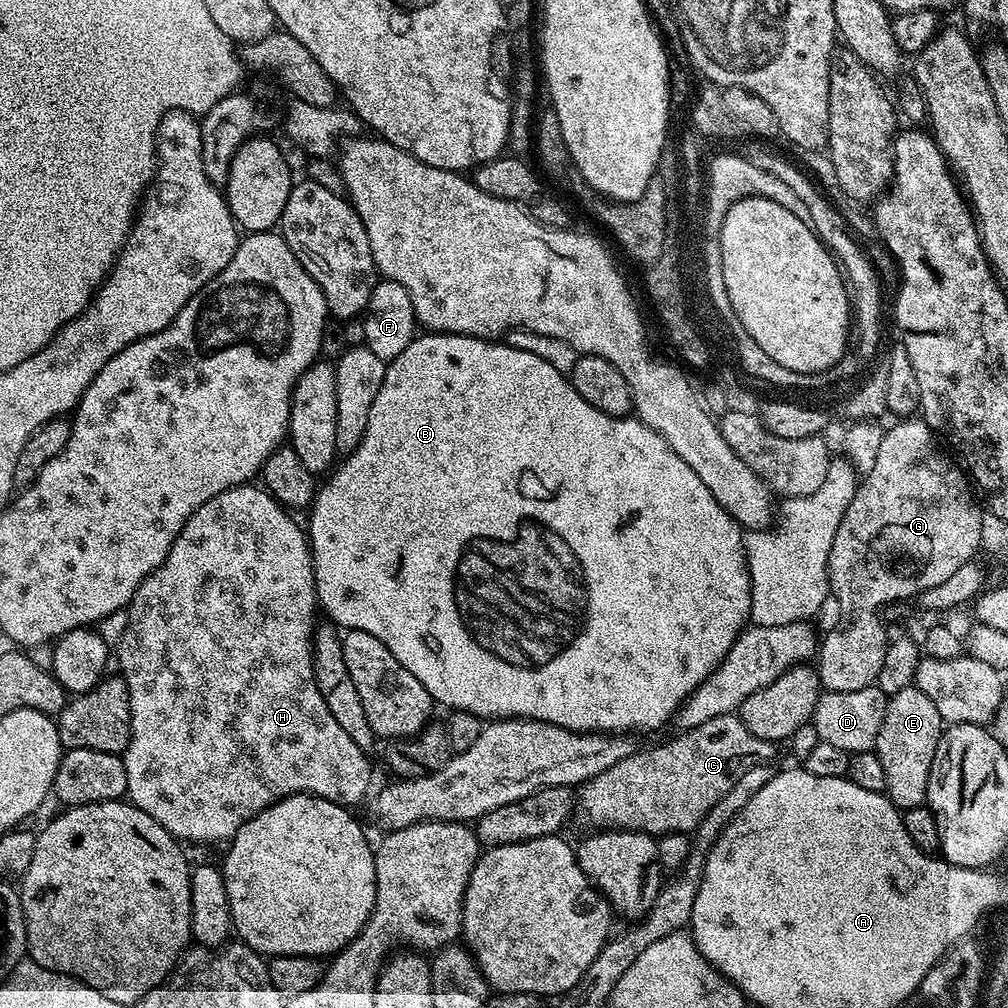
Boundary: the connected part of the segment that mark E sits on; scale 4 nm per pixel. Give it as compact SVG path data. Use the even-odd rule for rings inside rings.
M913 686L898 690L898 694L888 697L886 718L882 722L882 730L878 730L874 751L886 774L884 792L897 808L919 808L927 801L930 766L945 727L937 707L919 688Z

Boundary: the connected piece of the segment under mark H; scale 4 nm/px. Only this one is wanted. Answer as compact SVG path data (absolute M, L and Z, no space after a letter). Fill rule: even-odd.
M255 483L239 484L206 501L188 519L178 538L170 546L162 566L158 566L145 578L134 594L126 611L128 625L118 640L120 645L119 675L123 676L130 694L132 733L128 748L122 753L126 766L127 799L140 808L154 822L158 822L177 841L193 840L196 844L208 844L211 840L231 841L238 829L250 818L277 804L285 796L317 796L335 804L353 806L368 792L372 784L372 768L368 765L369 753L350 742L350 734L338 726L326 698L316 685L312 669L312 633L318 623L318 601L315 587L292 588L292 572L284 568L280 557L280 512L282 505L263 487Z

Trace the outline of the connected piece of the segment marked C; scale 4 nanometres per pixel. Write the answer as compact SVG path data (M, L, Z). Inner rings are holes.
M736 714L710 718L710 722L702 722L702 726L694 726L676 735L680 736L666 741L665 744L656 744L653 748L642 749L641 752L640 749L634 750L629 756L622 758L622 762L614 762L614 766L610 766L610 770L602 770L602 774L598 774L592 780L587 780L585 784L579 785L578 791L574 796L575 819L578 818L582 823L589 824L589 829L592 830L645 832L645 834L653 838L670 835L672 832L691 833L700 825L702 818L706 818L706 814L714 806L714 802L718 802L718 798L722 798L722 794L726 794L726 790L730 790L730 786L734 786L734 782L738 782L738 778L742 778L742 774L746 774L746 770L771 761L773 759L771 756L775 754L777 748L773 741L763 740L754 734L750 734L750 730L746 730L746 726L740 721L739 715Z

